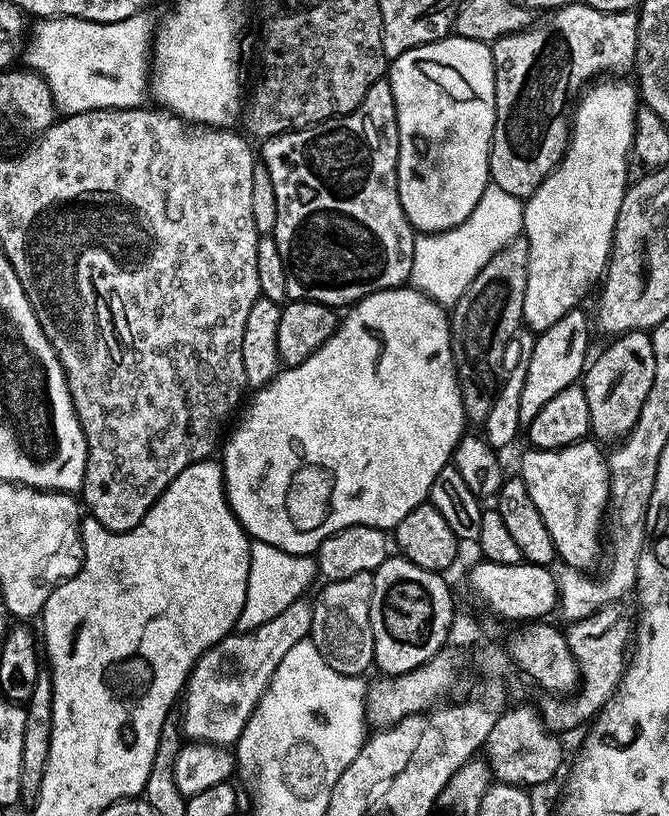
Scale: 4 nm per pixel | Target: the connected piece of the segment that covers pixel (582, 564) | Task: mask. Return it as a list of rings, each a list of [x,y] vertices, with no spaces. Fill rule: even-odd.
[[[579,442],[566,445],[560,449],[540,449],[533,447],[520,460],[518,475],[526,482],[526,490],[530,490],[530,498],[534,498],[534,506],[538,506],[538,514],[542,514],[542,522],[550,532],[550,538],[556,547],[557,557],[565,560],[572,570],[588,570],[600,552],[602,544],[602,521],[608,506],[608,461],[605,453],[600,453],[601,445],[596,442]]]

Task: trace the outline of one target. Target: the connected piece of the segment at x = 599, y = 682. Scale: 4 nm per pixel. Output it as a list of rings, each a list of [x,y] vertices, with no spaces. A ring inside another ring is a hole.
[[[616,620],[613,624],[606,625],[597,636],[588,636],[587,626],[587,623],[576,622],[566,632],[568,646],[579,665],[578,691],[563,698],[548,698],[542,707],[544,727],[555,734],[568,732],[571,728],[578,727],[583,720],[588,722],[599,716],[600,709],[611,699],[624,674],[626,649],[630,644],[630,624],[628,628],[626,621]]]

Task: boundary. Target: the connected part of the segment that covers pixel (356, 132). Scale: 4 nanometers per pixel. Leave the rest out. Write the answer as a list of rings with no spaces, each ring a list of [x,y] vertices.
[[[381,78],[378,82],[374,82],[374,86],[370,86],[370,90],[366,90],[366,98],[362,98],[362,102],[350,114],[324,120],[321,124],[312,125],[311,128],[299,128],[297,132],[283,132],[263,141],[259,147],[258,156],[262,161],[263,171],[264,168],[268,171],[266,180],[267,183],[271,184],[272,193],[276,199],[274,239],[278,246],[278,254],[282,254],[282,262],[286,266],[288,278],[291,281],[288,289],[288,300],[309,300],[324,304],[333,310],[341,310],[340,308],[347,309],[349,306],[356,305],[359,300],[366,298],[369,292],[399,288],[411,281],[417,233],[402,210],[402,202],[398,194],[396,163],[400,157],[400,135],[398,134],[398,118],[394,106],[394,90],[389,80]]]

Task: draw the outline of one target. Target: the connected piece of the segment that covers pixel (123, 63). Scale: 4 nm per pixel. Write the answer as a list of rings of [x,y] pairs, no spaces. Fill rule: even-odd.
[[[61,16],[59,18],[44,18],[39,21],[40,24],[32,32],[32,41],[28,44],[28,49],[24,52],[24,60],[29,69],[37,72],[48,84],[48,89],[52,95],[52,100],[56,104],[57,109],[61,113],[71,114],[74,112],[89,112],[95,108],[138,108],[145,103],[144,92],[146,96],[146,89],[150,84],[150,60],[138,45],[132,44],[132,40],[128,36],[123,36],[120,33],[121,29],[114,24],[99,24],[98,22],[90,22],[84,20],[75,20],[68,16]]]

